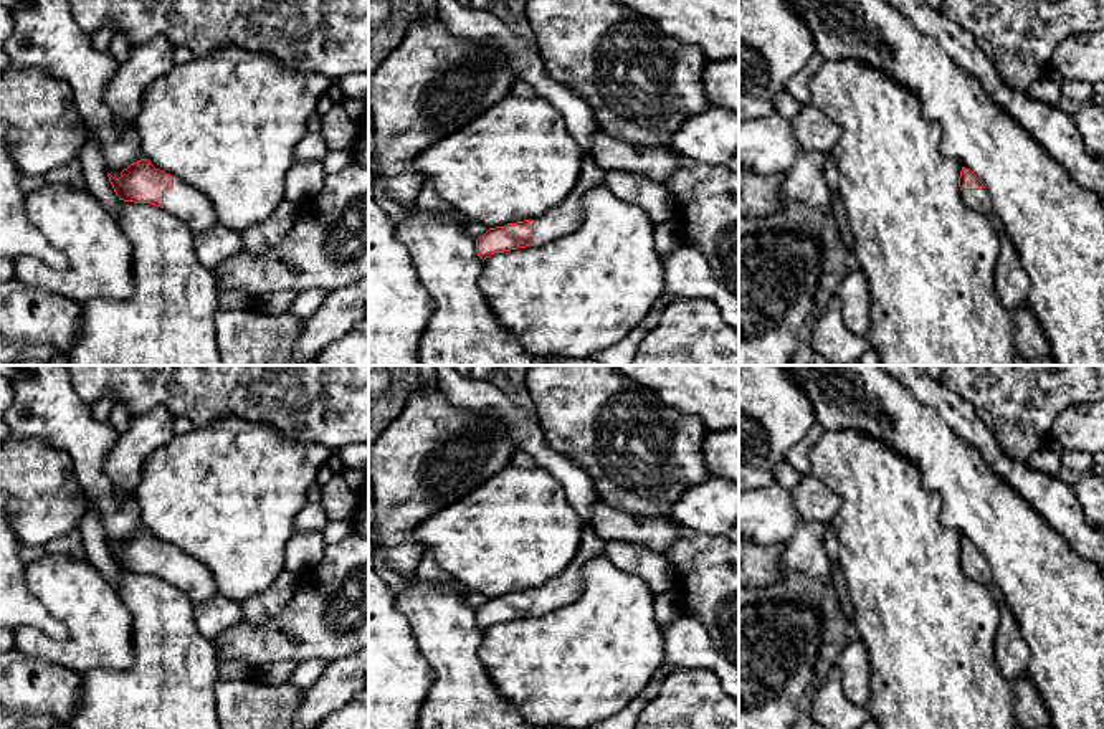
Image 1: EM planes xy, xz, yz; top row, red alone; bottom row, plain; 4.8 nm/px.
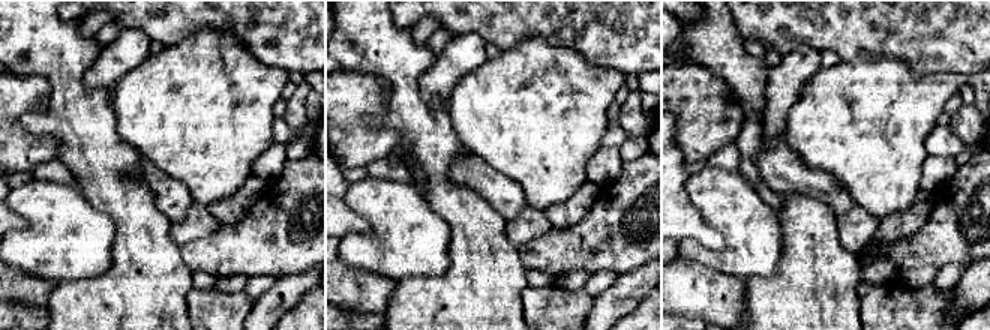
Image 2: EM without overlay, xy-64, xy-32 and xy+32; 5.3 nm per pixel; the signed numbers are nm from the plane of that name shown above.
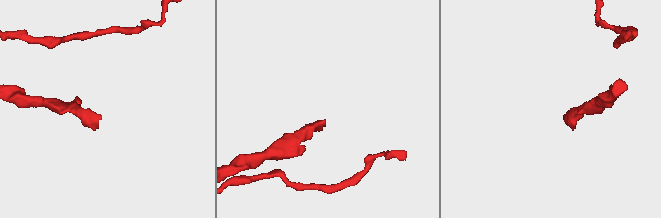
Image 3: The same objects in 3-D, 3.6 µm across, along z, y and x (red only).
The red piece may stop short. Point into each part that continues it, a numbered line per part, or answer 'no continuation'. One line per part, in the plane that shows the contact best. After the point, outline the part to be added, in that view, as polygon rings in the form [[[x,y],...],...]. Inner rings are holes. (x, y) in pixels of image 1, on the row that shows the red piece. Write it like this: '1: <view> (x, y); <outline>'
1: xy (184, 202); [[[174,177],[174,187],[164,190],[164,210],[182,220],[193,235],[218,223],[205,197],[177,177]]]

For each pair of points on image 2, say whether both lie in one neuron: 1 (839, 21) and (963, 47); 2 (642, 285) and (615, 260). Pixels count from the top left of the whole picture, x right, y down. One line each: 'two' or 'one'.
1: one
2: two

